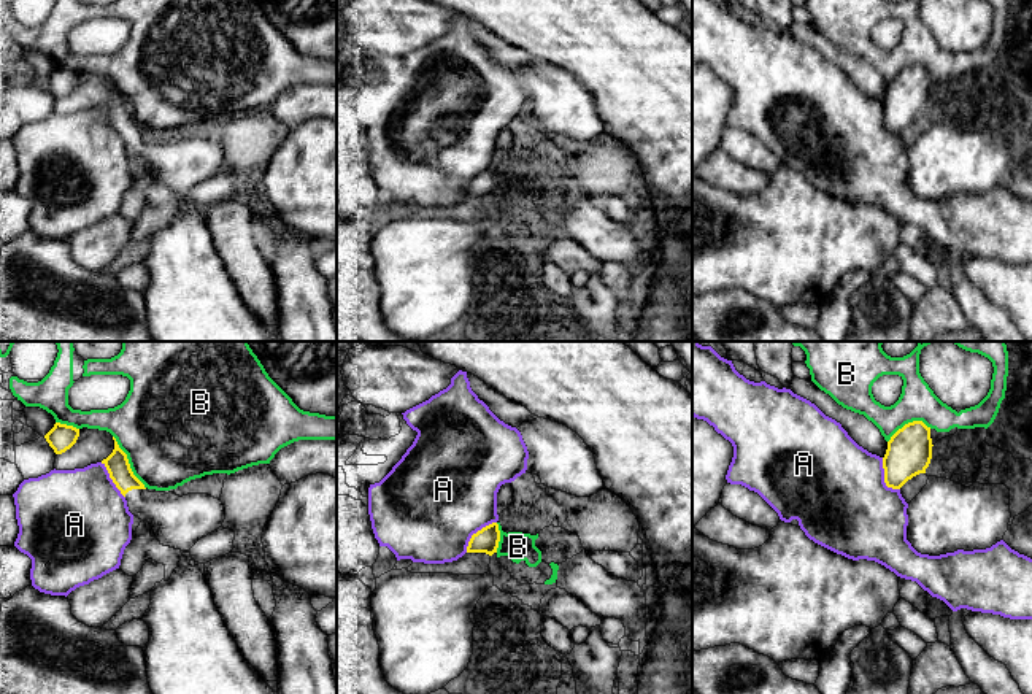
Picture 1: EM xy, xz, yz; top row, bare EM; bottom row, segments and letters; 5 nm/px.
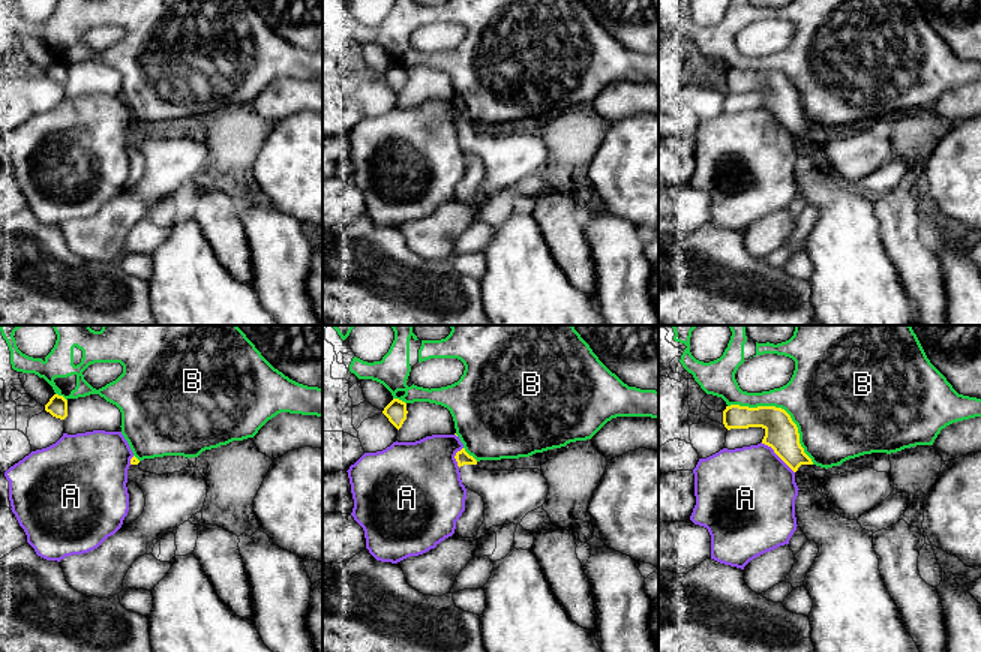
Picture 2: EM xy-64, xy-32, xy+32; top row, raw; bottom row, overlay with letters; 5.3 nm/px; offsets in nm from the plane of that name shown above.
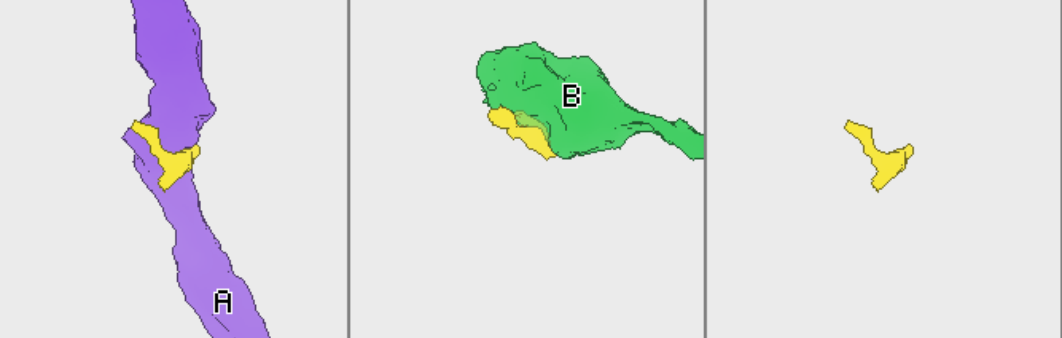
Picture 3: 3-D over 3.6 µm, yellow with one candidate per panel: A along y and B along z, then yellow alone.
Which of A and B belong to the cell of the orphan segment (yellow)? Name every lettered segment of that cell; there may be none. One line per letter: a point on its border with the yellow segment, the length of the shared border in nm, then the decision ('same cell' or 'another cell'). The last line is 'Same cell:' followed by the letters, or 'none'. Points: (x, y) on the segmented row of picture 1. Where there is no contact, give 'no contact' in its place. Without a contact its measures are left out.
A: meets yellow in xz at (477, 532); contact 220 nm long; another cell
B: meets yellow in xy at (127, 462); contact 320 nm long; another cell
Same cell: none

